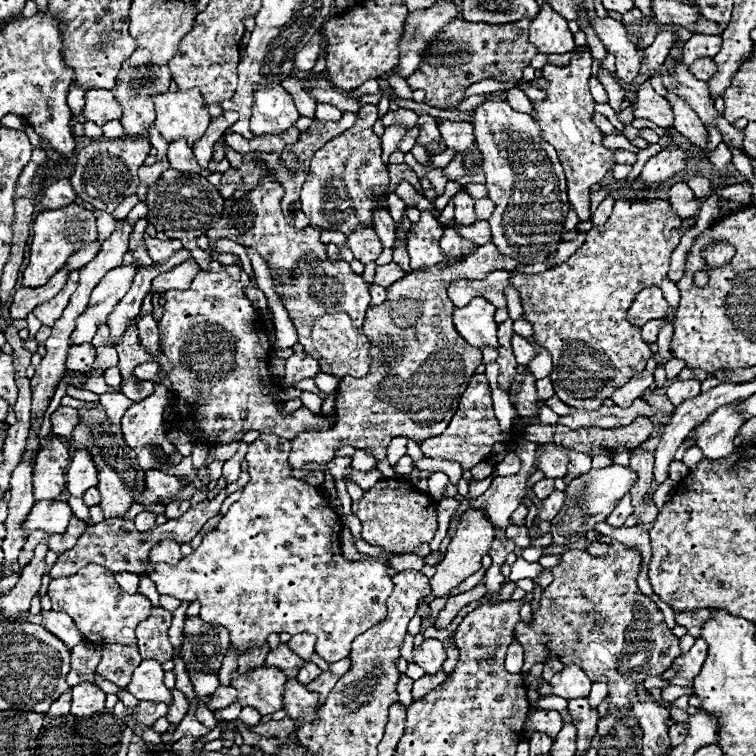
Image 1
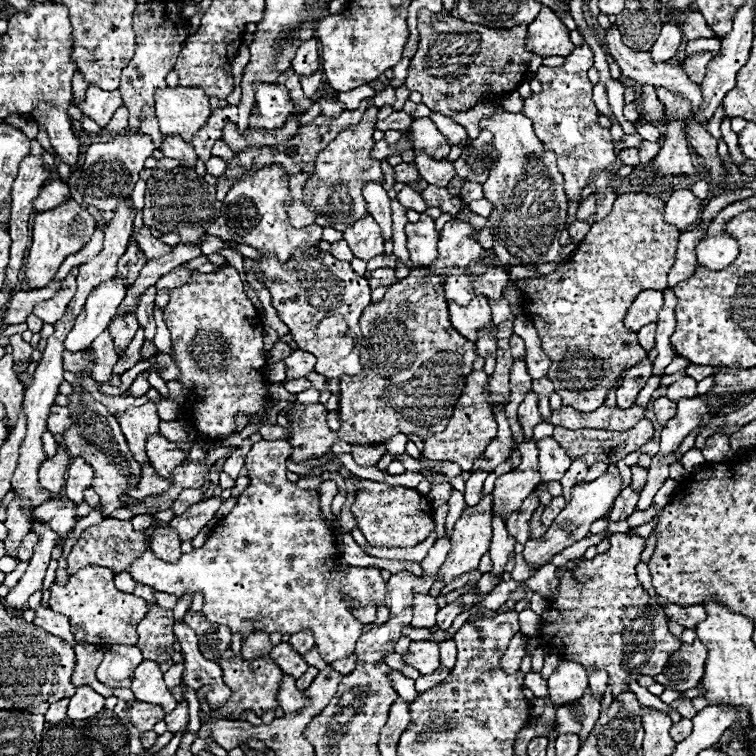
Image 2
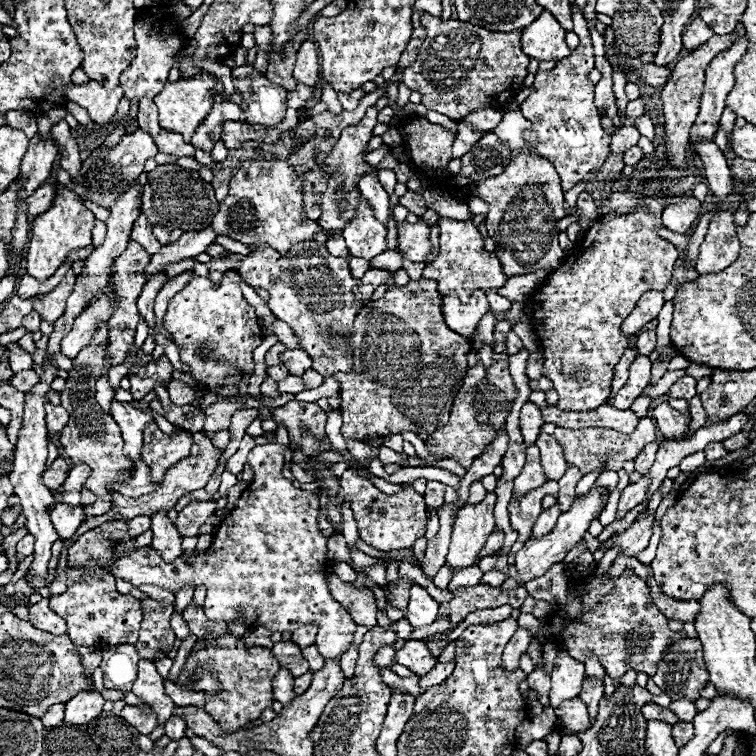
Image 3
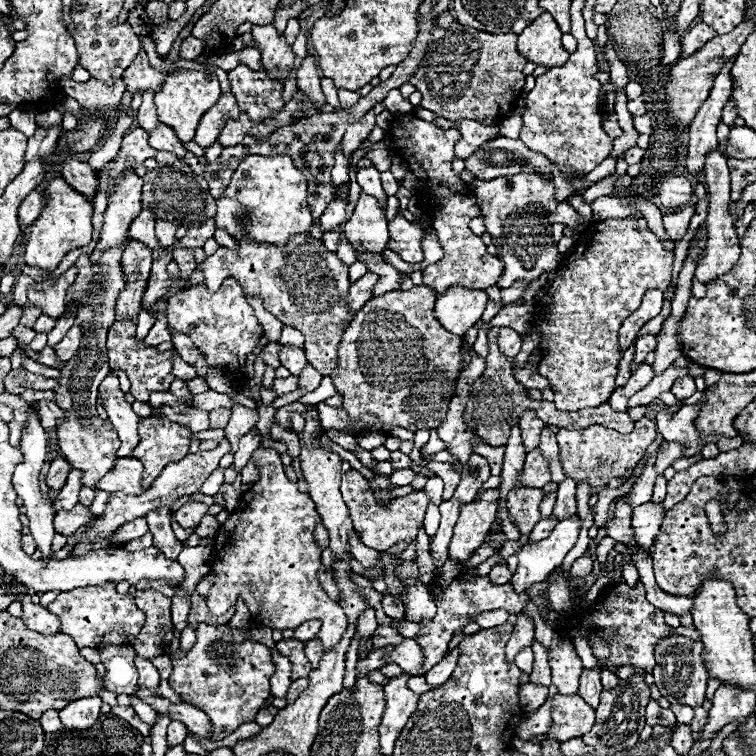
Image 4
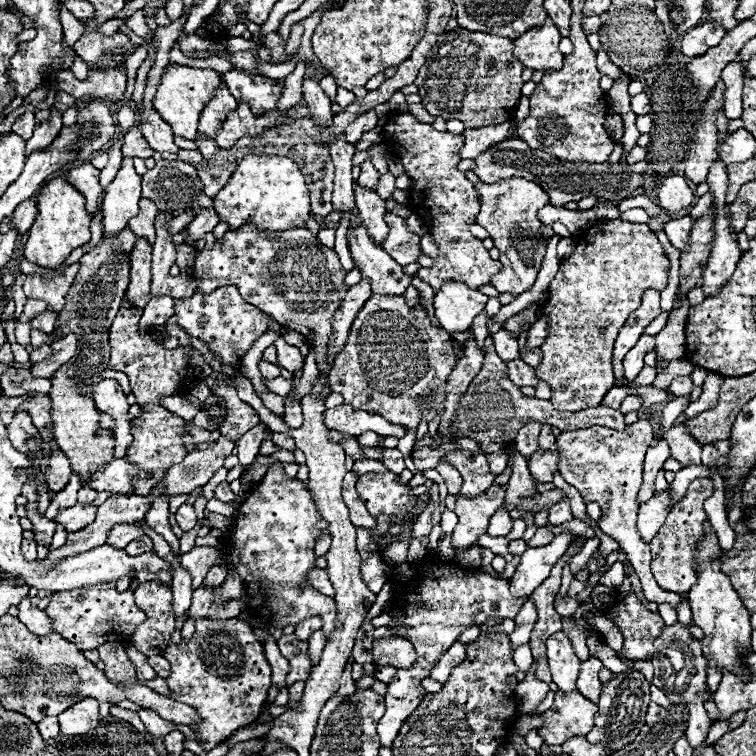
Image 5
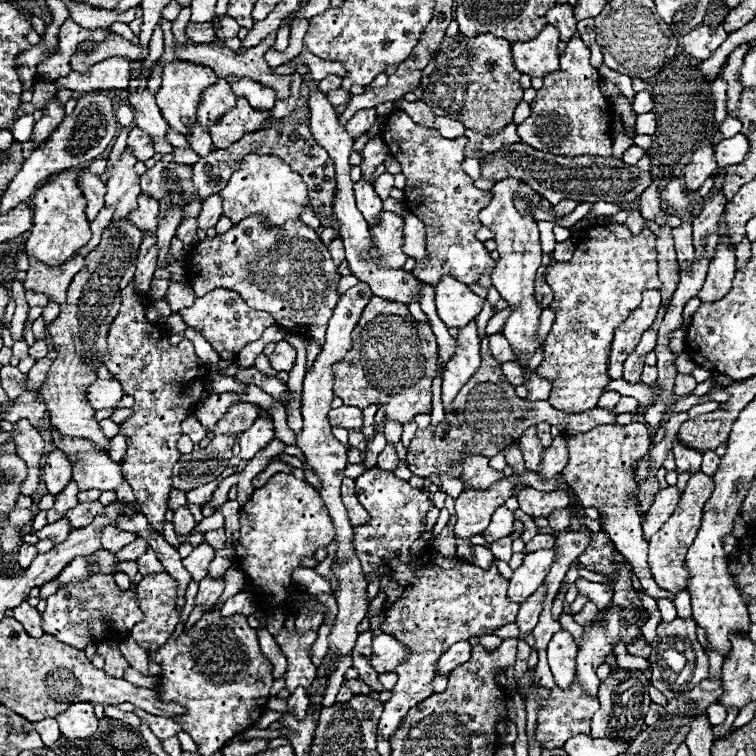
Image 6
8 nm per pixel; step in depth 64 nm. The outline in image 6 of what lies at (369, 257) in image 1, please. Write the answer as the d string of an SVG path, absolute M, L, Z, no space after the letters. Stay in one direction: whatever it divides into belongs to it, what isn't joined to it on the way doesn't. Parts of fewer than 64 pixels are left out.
M364 178L354 182L354 198L356 198L356 206L364 214L366 222L370 226L374 226L378 220L378 214L382 212L382 200L376 196L372 184L368 184Z

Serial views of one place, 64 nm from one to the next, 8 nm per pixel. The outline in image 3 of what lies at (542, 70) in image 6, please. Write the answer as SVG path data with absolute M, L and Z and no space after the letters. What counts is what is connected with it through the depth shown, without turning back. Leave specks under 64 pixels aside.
M544 10L530 26L522 30L520 44L524 48L524 54L538 60L538 62L550 62L550 60L564 60L570 56L570 48L564 42L564 28L556 22L556 18Z

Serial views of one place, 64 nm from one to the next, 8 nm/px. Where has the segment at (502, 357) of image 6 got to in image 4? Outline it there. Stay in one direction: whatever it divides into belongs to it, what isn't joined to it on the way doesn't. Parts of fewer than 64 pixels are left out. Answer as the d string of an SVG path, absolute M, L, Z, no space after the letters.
M502 328L500 334L498 334L498 346L500 346L500 352L508 356L508 360L512 360L516 356L516 352L520 352L520 346L522 346L522 338L518 336L516 330L512 328Z

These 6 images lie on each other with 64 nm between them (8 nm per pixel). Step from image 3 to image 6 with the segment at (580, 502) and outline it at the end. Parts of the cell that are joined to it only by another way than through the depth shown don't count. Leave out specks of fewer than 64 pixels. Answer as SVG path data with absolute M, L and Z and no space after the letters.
M538 550L526 554L522 566L516 568L514 576L510 578L508 600L520 604L528 596L532 596L548 576L548 568L552 560L554 560L554 550Z

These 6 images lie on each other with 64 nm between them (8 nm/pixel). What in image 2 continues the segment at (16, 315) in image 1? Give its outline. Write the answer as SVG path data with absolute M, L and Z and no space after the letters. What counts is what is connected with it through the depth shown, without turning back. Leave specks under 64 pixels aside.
M50 282L46 288L40 288L40 290L32 290L32 292L22 292L22 290L16 290L10 298L10 304L6 308L6 314L2 318L2 324L4 326L14 326L14 324L20 324L20 322L26 322L26 316L32 314L32 308L44 300L50 300L56 290L60 288L60 282Z

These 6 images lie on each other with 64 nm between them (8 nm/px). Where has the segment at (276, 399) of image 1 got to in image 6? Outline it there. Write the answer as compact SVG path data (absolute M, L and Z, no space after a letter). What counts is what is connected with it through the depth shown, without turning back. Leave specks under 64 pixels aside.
M216 288L208 292L206 296L196 298L194 306L180 310L180 316L184 318L186 326L196 328L210 342L210 346L220 354L222 360L236 360L236 354L242 346L258 340L262 332L276 322L268 312L250 308L240 298L240 294L236 294L234 290L226 290L226 288Z

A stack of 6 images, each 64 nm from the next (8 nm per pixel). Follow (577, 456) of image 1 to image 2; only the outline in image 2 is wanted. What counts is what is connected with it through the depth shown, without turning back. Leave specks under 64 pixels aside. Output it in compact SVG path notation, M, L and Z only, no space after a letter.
M574 460L572 462L572 466L564 474L564 478L560 480L560 484L562 484L562 496L566 498L566 502L568 502L568 496L572 496L572 484L582 482L586 478L586 472L588 472L588 466L582 460Z

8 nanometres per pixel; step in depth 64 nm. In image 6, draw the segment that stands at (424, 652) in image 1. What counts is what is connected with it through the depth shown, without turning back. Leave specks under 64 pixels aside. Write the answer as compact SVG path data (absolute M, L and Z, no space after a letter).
M380 634L372 640L372 668L382 674L382 672L392 672L402 660L406 658L404 646L390 634Z

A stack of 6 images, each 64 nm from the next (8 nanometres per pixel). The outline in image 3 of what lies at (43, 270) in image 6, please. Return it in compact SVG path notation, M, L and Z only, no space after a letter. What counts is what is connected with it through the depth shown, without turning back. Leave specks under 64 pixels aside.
M68 270L66 276L62 278L62 282L52 292L34 300L34 310L42 316L42 320L56 322L64 314L66 298L72 294L74 284L76 284L76 274L72 270Z

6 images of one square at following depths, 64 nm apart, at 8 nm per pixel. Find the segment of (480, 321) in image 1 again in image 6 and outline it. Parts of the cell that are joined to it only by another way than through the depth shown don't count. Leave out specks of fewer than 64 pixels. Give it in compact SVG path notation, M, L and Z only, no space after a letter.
M442 276L436 290L436 310L448 328L462 328L472 322L484 306L484 298L470 292L470 288L452 276Z

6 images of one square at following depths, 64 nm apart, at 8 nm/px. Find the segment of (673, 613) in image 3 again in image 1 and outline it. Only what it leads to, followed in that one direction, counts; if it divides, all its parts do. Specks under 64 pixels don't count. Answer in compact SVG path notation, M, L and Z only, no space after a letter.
M704 608L700 612L678 612L678 614L674 614L674 618L680 626L686 626L688 632L692 632L694 638L698 638L702 624L710 618L710 610Z

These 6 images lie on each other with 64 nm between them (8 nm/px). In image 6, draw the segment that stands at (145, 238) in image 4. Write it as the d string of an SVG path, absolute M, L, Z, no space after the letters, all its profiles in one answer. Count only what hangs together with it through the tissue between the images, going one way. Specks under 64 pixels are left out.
M148 194L138 196L138 208L132 210L130 220L144 232L154 232L158 228L158 208L160 202Z

